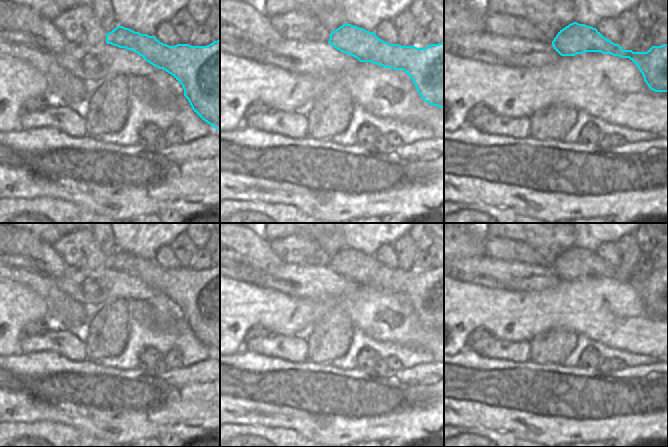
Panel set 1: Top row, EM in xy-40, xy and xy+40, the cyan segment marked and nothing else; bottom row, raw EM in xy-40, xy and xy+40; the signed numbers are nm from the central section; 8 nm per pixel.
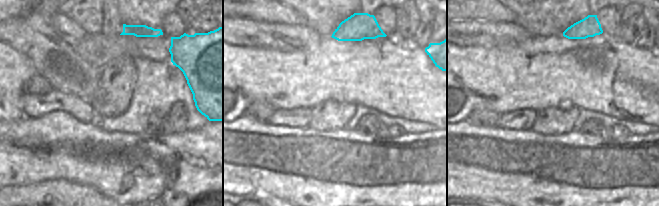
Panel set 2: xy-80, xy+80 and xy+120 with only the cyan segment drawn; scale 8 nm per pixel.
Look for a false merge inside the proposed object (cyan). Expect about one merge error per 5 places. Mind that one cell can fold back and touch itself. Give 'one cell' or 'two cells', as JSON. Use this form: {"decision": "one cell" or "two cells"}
{"decision": "one cell"}

